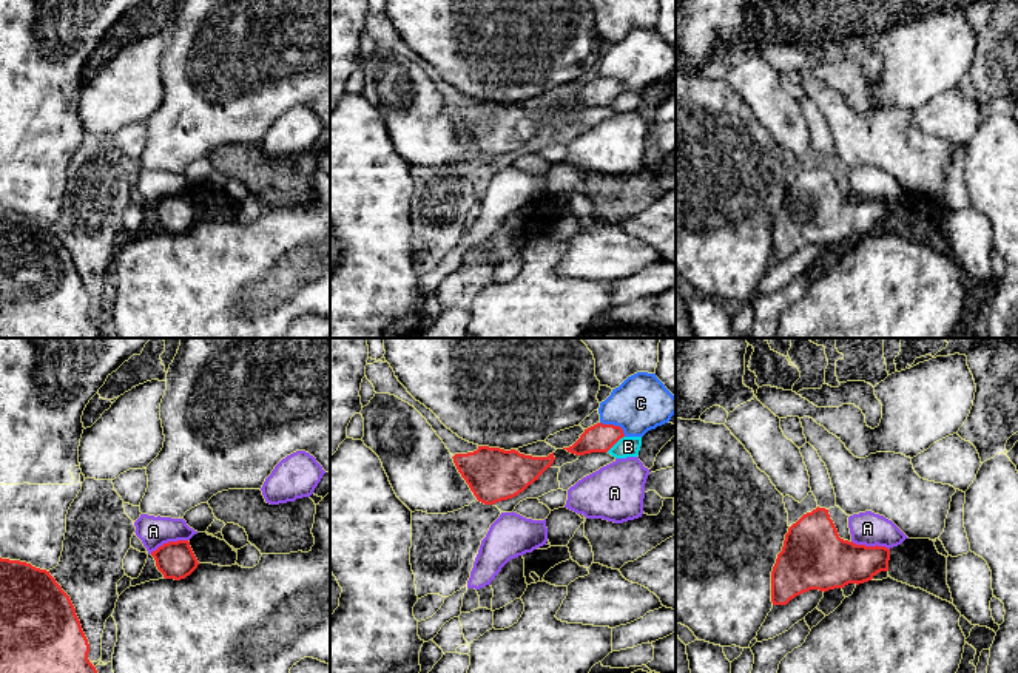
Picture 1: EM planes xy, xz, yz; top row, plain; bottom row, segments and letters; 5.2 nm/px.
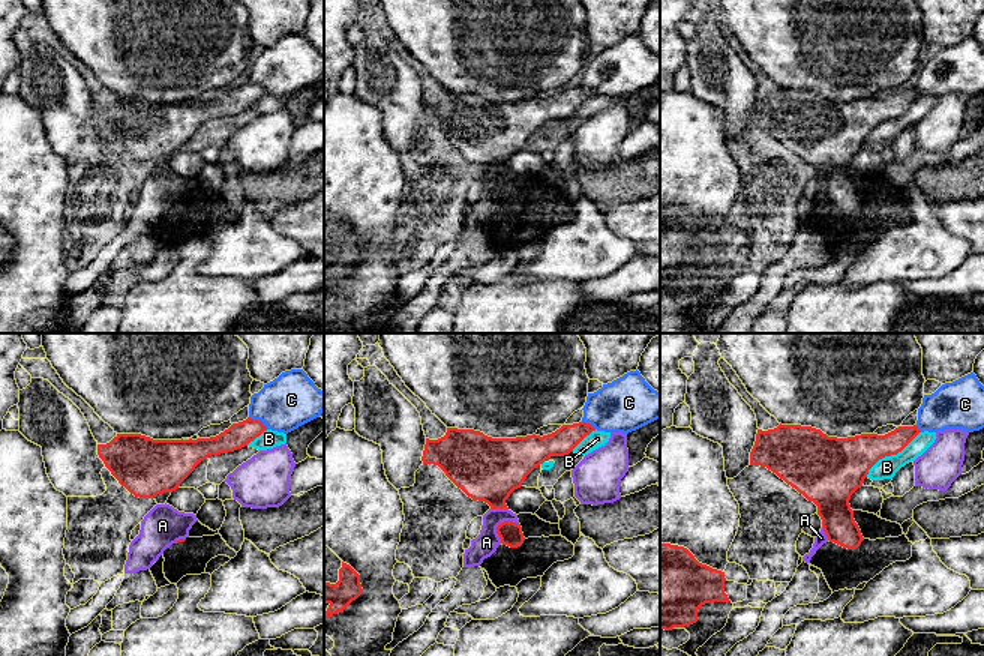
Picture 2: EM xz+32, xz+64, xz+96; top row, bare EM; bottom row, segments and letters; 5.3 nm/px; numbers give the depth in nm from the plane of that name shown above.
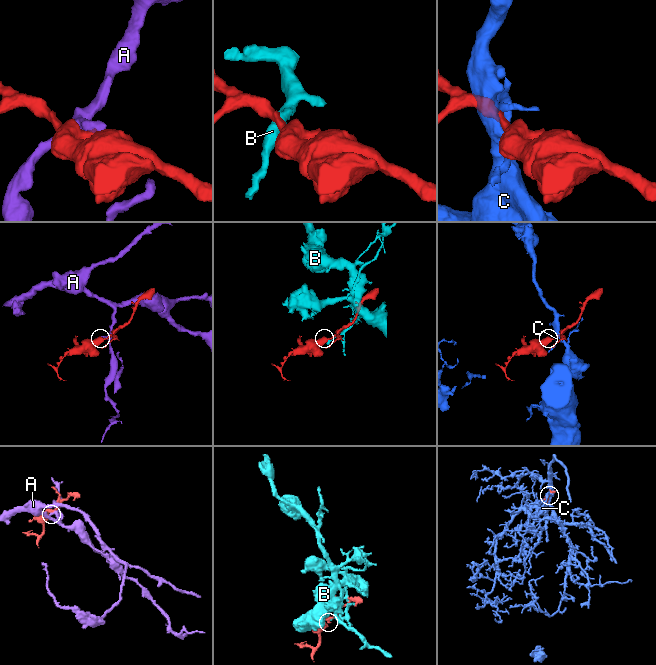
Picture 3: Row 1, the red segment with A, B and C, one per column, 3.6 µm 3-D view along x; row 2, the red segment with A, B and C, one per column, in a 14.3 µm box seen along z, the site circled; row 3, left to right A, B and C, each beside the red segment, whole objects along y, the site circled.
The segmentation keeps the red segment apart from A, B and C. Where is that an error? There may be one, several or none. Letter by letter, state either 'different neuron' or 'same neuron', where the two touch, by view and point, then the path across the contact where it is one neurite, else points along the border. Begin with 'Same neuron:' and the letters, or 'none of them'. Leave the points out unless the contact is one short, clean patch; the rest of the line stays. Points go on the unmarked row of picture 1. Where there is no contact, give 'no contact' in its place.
Same neuron: none of them
A: different neuron; contact yz (870, 201); border yz (852, 195), (861, 199), (884, 199), (889, 204)
B: different neuron; contact xz (614, 98)
C: different neuron; contact xz (613, 79)

